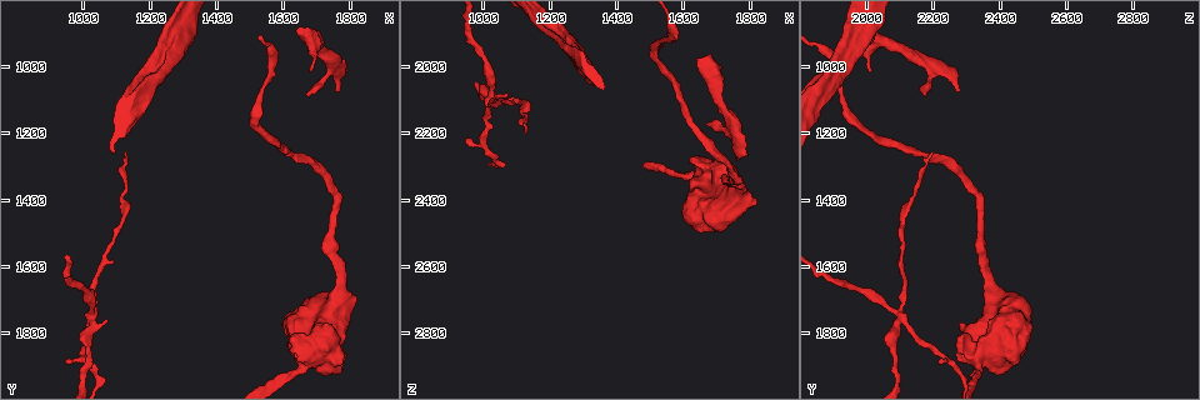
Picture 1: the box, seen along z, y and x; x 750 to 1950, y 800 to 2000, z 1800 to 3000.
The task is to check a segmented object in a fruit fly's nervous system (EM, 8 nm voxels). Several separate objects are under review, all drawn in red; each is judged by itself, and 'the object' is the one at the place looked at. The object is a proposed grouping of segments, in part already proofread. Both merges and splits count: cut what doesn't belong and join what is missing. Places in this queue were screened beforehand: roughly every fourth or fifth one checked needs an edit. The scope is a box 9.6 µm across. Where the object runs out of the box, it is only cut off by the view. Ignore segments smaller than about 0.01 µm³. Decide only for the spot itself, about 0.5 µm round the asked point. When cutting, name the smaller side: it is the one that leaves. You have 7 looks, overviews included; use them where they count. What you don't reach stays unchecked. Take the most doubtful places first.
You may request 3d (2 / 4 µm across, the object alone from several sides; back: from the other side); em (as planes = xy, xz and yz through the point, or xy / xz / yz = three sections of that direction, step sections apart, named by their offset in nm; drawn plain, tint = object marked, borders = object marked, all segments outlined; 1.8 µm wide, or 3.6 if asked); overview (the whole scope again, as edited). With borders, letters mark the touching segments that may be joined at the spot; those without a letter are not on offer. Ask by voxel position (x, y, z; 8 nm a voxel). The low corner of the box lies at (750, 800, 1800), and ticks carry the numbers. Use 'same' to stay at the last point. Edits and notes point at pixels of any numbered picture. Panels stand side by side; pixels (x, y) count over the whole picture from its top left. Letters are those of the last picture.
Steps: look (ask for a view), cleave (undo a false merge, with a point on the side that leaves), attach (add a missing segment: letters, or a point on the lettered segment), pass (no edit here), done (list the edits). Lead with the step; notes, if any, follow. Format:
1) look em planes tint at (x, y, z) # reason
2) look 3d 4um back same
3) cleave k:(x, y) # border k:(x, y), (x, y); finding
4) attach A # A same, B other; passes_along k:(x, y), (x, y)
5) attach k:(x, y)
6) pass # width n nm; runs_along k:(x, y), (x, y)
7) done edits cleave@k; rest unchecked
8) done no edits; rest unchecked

look 3d 2um at (1030, 1740, 2100) # a narrow waist

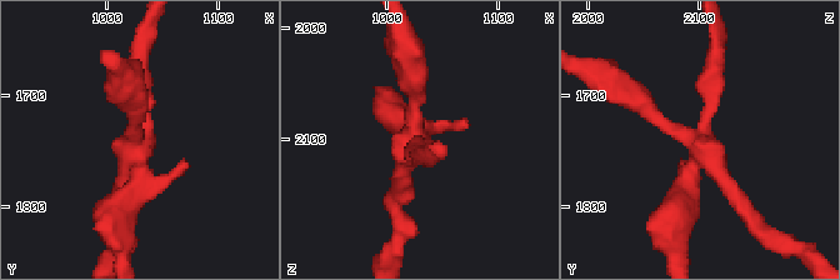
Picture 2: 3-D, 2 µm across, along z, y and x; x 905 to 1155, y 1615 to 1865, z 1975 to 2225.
look em planes tint at (1024, 1744, 2096) # arms 4

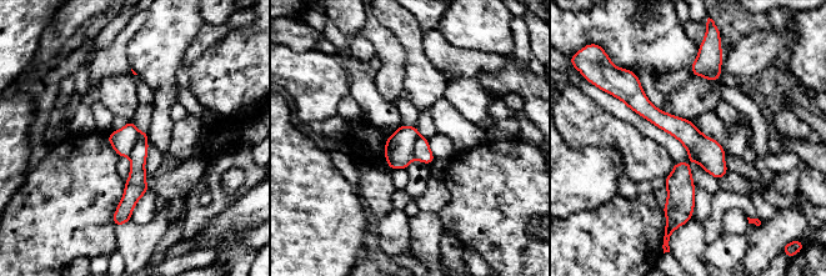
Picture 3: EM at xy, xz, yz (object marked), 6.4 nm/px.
look em planes borders same # what lies round it

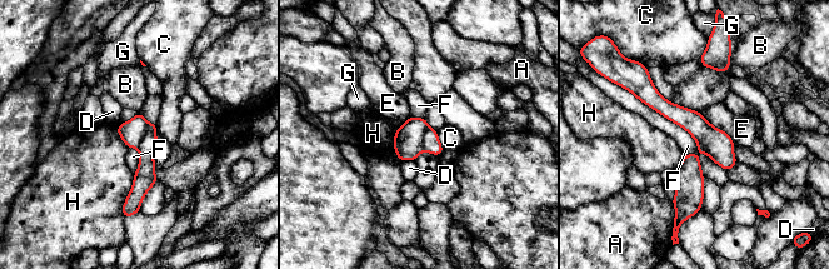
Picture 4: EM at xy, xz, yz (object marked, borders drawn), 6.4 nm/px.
cleave 4:(146, 168) # A other, B other, C other, D other, E other, F other, G other, H other; border 4:(146, 121), (144, 137), (136, 147); a second neuron is stuck on

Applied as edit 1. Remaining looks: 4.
look overview # see it whole again

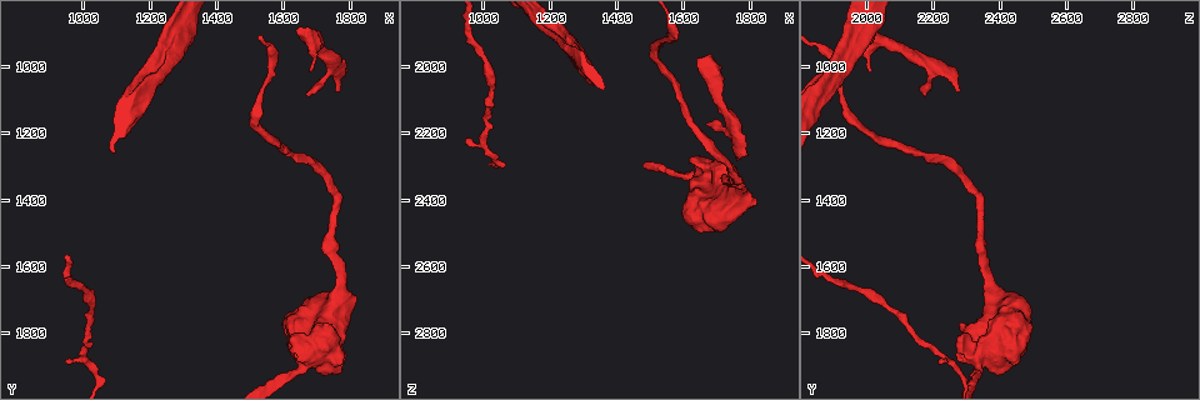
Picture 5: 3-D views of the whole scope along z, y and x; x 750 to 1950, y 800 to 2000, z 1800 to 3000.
look em yz step 16 tint at (1280, 930, 1970) # three arms meet

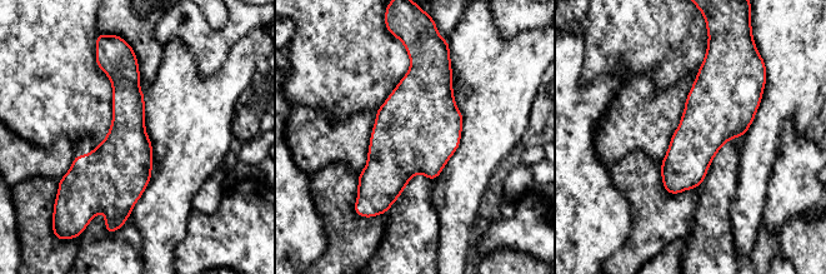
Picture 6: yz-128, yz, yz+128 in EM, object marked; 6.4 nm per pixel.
look em planes borders same # cut it another way

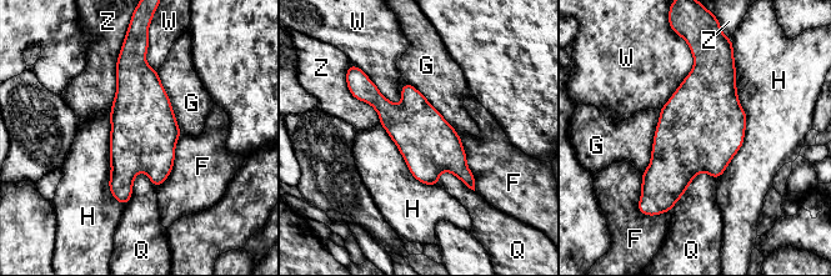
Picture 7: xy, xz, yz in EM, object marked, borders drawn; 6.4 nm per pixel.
pass # longest_contact H 800 nm; F other, G other, H other, Q other, W other, Z other; runs_along 7:(361, 89), (413, 125), (471, 185); one neuron here

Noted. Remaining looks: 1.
done edits cleave@4; rest unchecked

